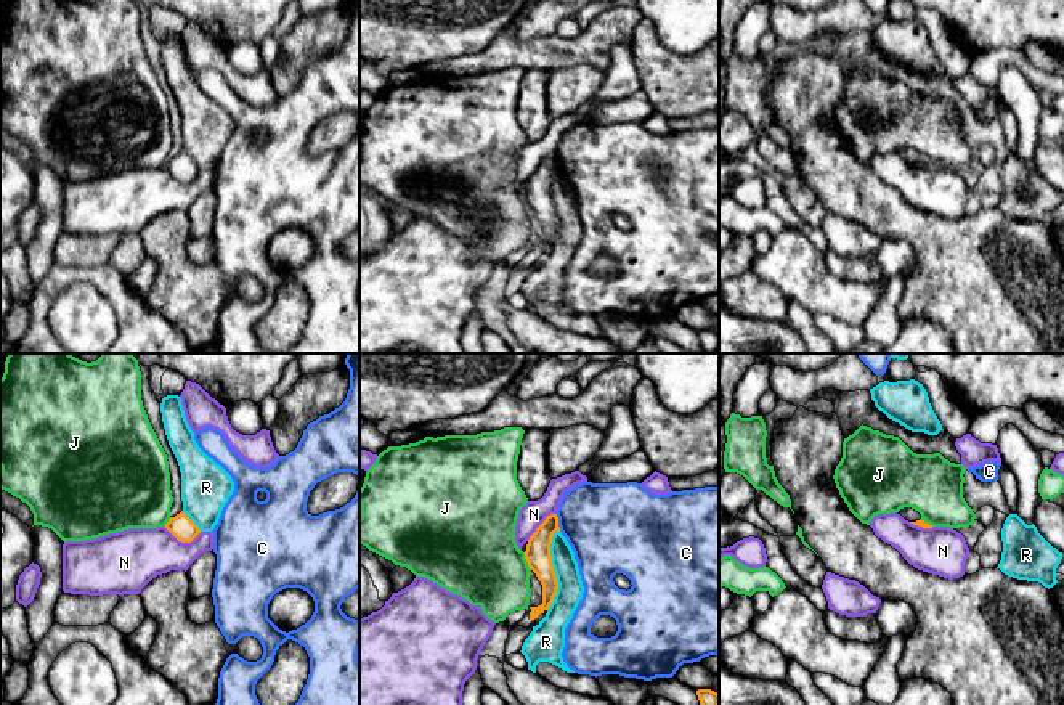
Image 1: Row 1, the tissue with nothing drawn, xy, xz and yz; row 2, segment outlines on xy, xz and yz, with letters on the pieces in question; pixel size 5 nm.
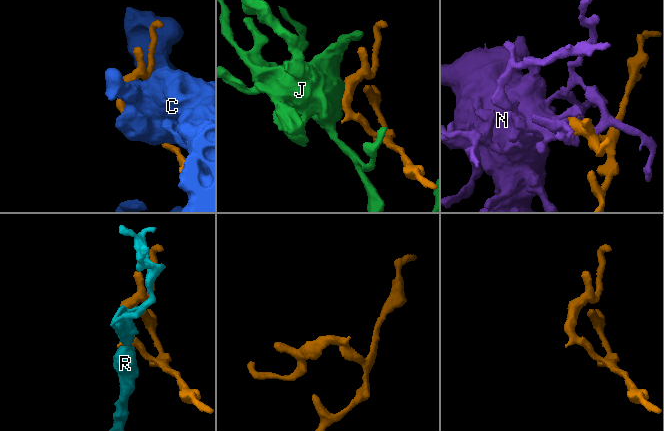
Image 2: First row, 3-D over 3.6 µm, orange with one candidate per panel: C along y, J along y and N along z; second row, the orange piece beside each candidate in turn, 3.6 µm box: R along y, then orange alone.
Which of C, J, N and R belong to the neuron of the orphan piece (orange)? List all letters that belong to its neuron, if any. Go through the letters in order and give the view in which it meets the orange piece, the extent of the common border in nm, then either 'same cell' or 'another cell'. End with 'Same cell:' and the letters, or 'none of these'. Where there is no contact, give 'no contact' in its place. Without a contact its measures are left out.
C: meets orange in xz; contact 100 nm long; another cell
J: meets orange in xz; contact 90 nm long; another cell
N: meets orange in xy; contact 190 nm long; another cell
R: meets orange in xz; contact 420 nm long; another cell
Same cell: none of these

